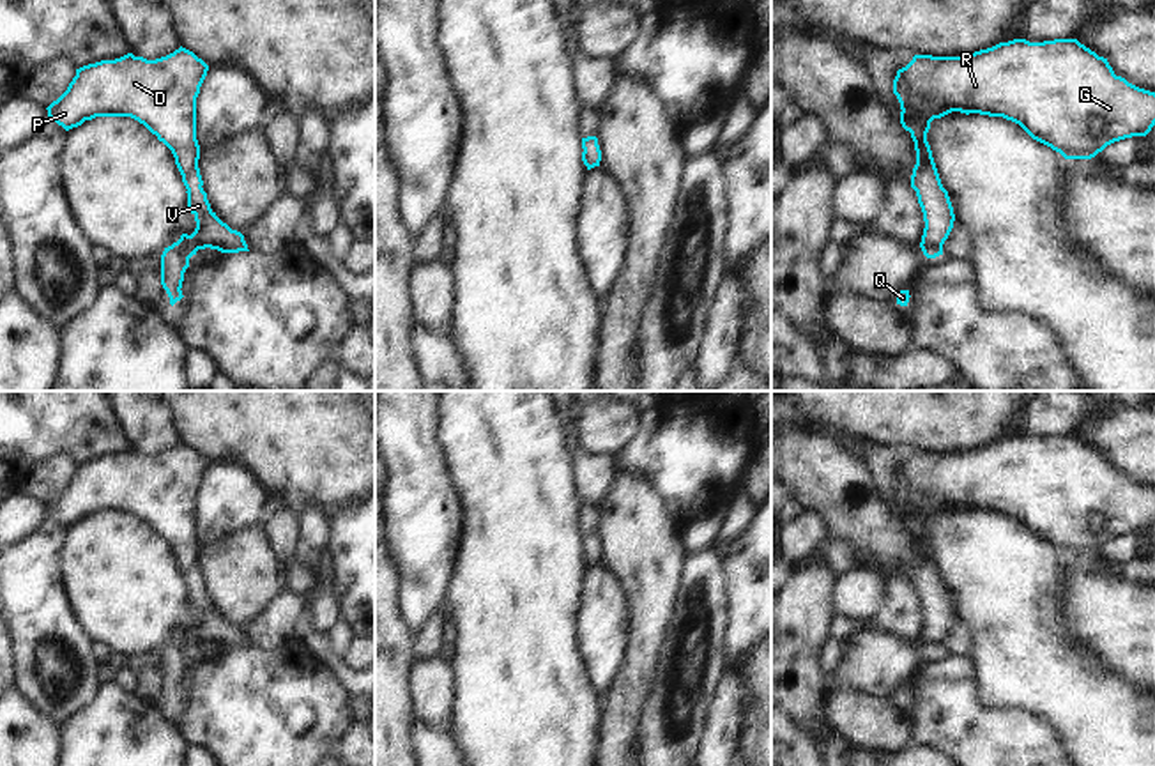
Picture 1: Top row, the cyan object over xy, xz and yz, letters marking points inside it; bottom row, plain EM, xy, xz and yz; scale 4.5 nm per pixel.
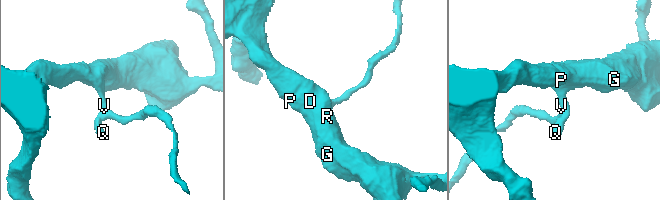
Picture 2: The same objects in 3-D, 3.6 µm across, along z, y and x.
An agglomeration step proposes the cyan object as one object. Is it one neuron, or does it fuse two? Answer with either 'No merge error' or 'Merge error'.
No merge error

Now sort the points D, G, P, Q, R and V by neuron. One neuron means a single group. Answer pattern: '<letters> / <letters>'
D G P Q R V

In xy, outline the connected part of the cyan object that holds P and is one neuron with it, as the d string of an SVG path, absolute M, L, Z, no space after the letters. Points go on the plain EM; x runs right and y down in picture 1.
M182 442L156 456L127 449L76 465L67 486L46 504L48 515L65 527L96 513L131 513L172 547L196 617L191 632L182 630L161 651L161 681L172 702L184 693L184 669L198 646L249 647L244 632L216 612L202 584L196 494L207 467L209 462Z

